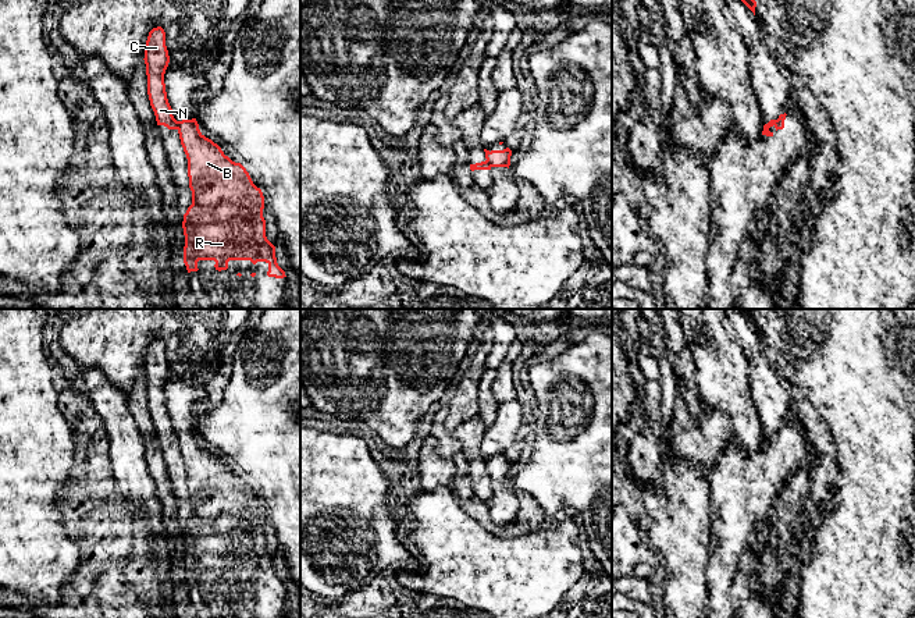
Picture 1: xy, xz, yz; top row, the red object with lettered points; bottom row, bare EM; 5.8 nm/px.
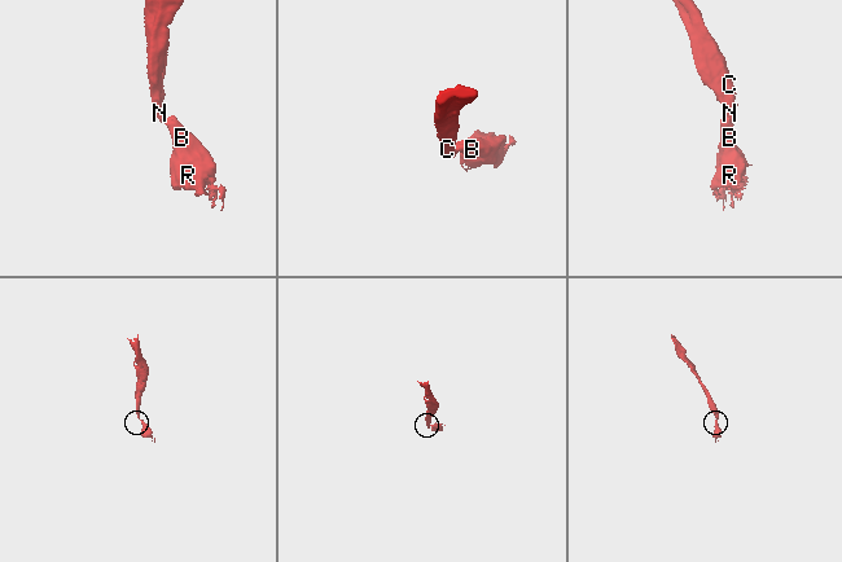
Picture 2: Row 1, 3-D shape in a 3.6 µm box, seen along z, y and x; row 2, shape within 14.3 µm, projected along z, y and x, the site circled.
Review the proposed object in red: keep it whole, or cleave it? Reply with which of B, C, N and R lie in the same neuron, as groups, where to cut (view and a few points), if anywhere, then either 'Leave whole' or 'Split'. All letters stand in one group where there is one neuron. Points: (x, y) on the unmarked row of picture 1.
Groups: B R / C N. Split along xy (175, 433), (178, 440). Split

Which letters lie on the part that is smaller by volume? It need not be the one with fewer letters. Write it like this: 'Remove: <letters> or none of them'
Remove: B, R

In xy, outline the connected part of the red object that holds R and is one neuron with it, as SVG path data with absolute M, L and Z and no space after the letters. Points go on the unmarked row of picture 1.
M196 430L177 433L177 440L188 470L192 502L192 516L182 533L184 575L188 585L199 582L199 572L214 572L218 583L227 582L229 572L250 572L253 576L266 573L268 589L286 589L277 575L275 558L266 548L263 504L253 496L246 480L241 475L232 473L217 455L206 450L200 444Z

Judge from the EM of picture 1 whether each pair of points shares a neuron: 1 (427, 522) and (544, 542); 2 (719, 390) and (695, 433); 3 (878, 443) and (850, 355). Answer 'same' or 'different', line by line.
1: same
2: different
3: same

